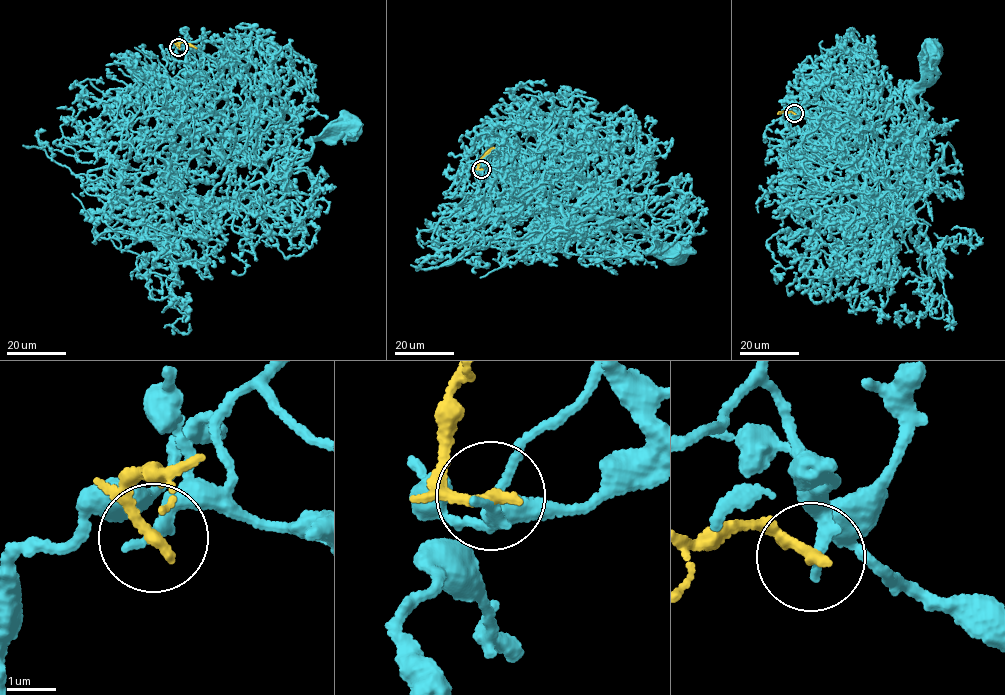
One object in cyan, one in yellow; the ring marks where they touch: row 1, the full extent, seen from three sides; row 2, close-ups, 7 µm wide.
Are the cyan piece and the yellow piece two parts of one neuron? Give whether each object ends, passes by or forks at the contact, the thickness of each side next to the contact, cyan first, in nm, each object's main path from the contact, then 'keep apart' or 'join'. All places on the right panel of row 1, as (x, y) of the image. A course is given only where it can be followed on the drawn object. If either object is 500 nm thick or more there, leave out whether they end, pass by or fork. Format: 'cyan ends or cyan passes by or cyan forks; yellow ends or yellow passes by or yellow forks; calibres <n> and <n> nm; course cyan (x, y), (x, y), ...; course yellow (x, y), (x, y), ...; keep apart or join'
cyan ends; yellow ends; calibres 240 and 260 nm; course cyan (794, 113), (782, 112), (822, 105), (868, 208), (906, 209), (924, 166), (911, 92), (930, 53); course yellow (794, 113), (779, 114); keep apart

